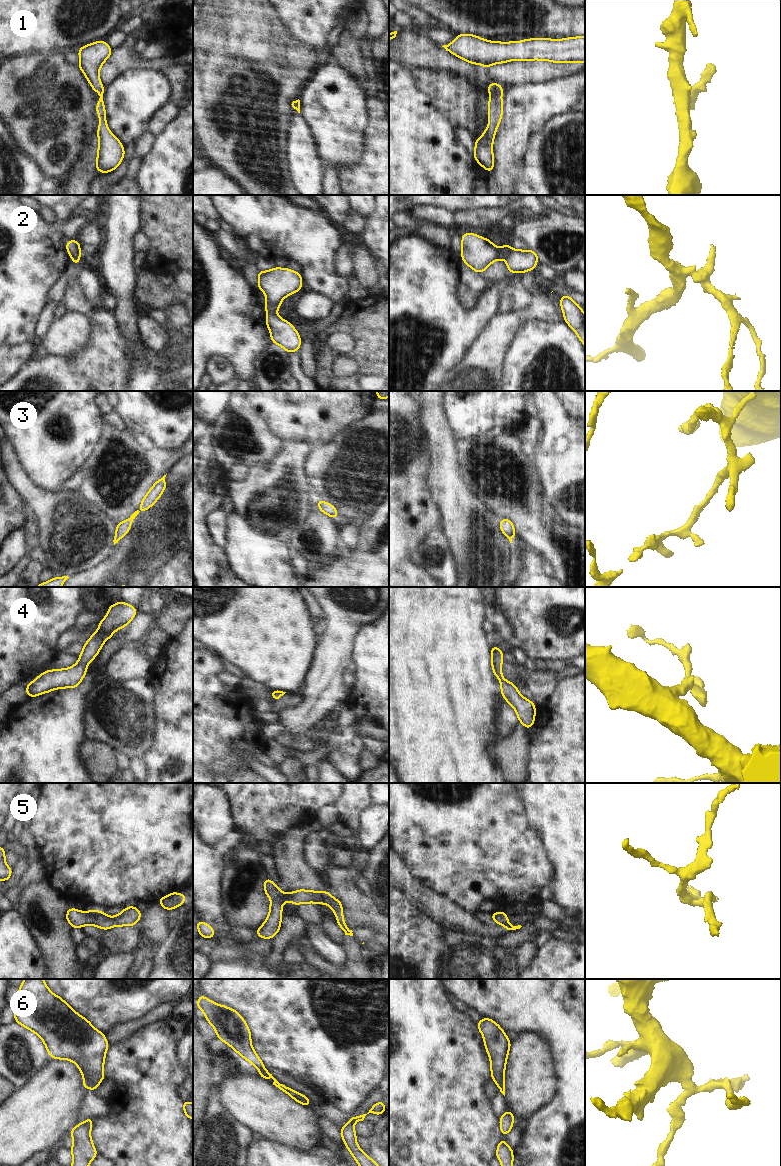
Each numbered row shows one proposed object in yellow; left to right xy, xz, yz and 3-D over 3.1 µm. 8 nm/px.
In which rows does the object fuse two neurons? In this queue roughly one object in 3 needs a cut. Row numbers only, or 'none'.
2, 5

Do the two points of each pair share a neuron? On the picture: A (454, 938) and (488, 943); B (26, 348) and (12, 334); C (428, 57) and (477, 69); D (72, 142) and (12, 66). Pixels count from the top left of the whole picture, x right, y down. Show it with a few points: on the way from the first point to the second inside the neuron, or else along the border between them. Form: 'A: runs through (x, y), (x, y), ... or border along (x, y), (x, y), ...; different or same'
A: runs through (462, 938), (480, 939); same
B: border along (27, 341), (10, 346); different
C: runs through (440, 59), (465, 69); same
D: runs through (55, 121), (48, 104), (32, 88), (32, 77); same

